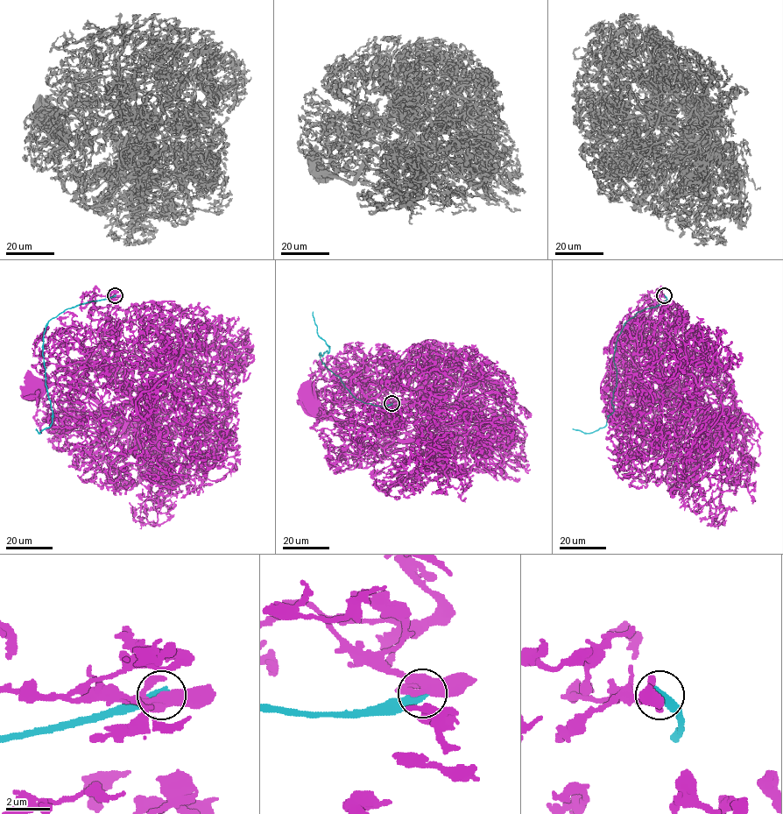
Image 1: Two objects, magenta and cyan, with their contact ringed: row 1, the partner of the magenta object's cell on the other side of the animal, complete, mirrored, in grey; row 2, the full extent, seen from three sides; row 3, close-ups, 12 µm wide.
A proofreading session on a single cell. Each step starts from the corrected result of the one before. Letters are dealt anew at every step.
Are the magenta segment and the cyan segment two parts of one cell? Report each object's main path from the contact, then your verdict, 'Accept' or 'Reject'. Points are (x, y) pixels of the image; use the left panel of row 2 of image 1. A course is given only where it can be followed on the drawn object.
Course of magenta: (115, 295), (95, 298), (90, 312), (109, 382), (148, 406), (118, 424), (95, 414), (79, 386), (38, 386). Course of cyan: (115, 295), (67, 308), (47, 322), (42, 354), (45, 385), (52, 416), (48, 428), (40, 433), (36, 428). Reject

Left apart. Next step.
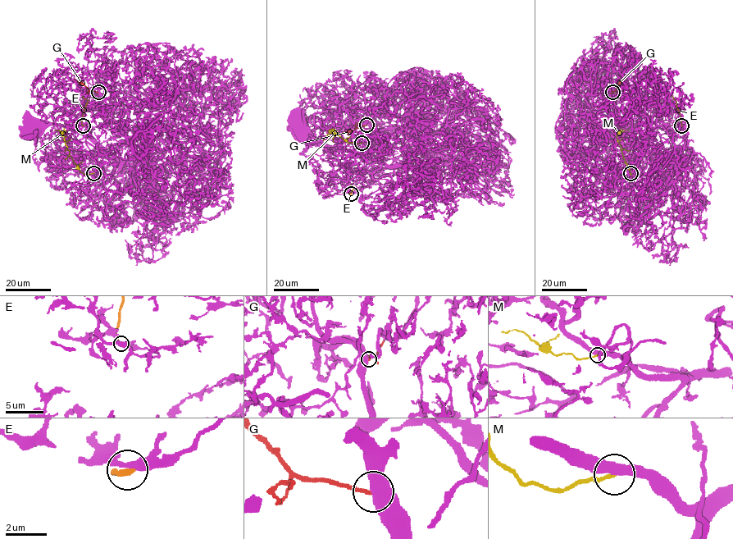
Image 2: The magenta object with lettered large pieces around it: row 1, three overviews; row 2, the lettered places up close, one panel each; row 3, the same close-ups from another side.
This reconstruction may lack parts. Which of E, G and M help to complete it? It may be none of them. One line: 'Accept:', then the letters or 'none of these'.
Accept: none of these

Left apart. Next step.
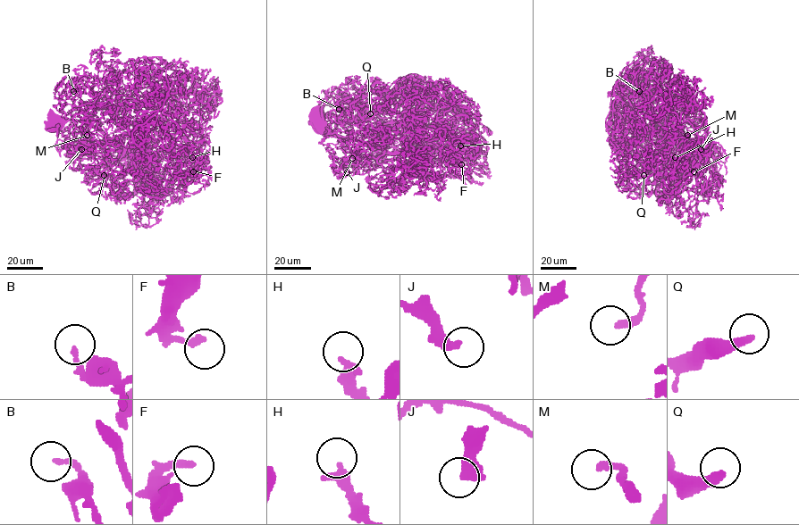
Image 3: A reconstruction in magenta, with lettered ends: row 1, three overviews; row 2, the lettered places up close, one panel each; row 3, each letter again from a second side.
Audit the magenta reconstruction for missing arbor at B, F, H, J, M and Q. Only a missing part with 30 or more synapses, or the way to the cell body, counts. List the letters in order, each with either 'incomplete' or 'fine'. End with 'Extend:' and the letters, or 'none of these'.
B: fine
F: incomplete
H: fine
J: fine
M: incomplete
Q: incomplete
Extend: F, M, Q

